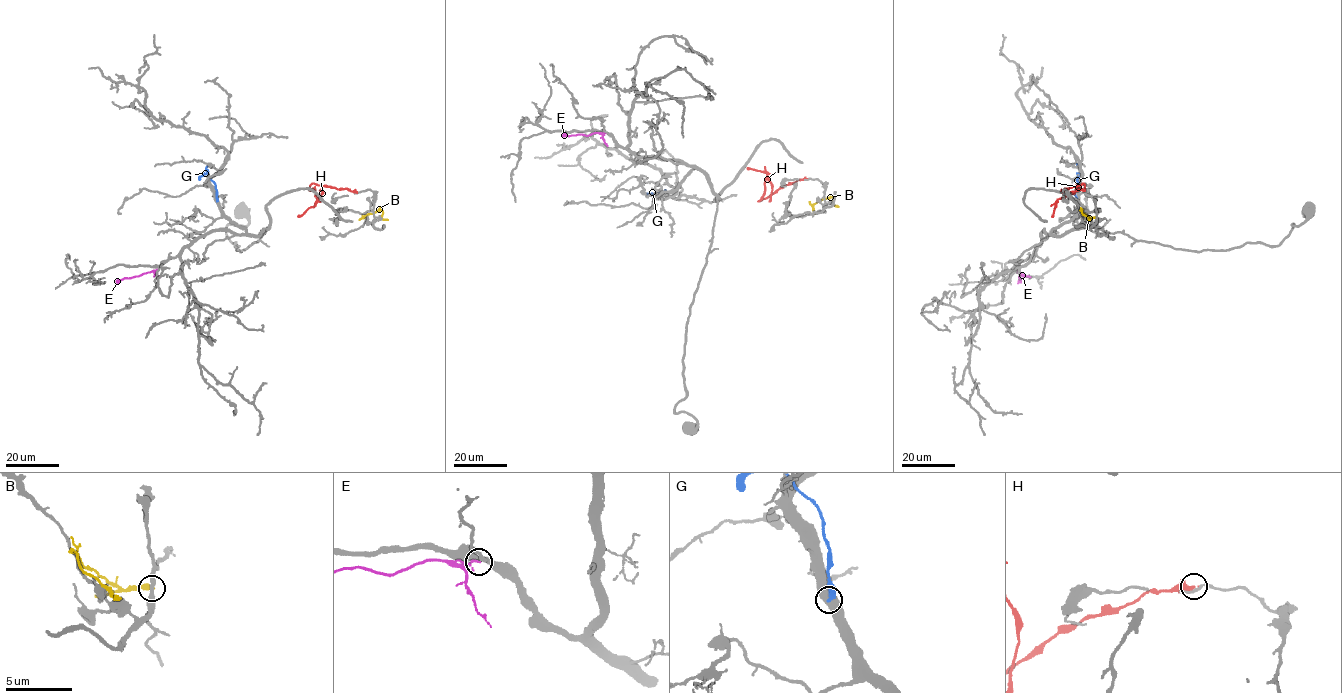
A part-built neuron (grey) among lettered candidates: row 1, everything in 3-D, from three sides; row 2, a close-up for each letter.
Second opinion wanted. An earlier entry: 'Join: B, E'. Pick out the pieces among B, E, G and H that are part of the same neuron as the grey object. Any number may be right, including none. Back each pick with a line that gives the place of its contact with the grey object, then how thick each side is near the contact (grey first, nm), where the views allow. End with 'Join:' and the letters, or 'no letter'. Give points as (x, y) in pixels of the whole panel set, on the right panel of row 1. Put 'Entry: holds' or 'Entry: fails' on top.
Entry: fails
E: (1017, 269) | 240/160 nm
Join: E

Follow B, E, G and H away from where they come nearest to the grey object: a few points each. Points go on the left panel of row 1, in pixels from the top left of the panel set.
B: (365, 217), (379, 210), (382, 211), (381, 217), (388, 219)
E: (158, 269), (116, 282)
G: (217, 201), (215, 183), (206, 168), (210, 163)
H: (357, 192), (313, 183), (308, 189), (314, 188), (316, 203), (298, 217)

